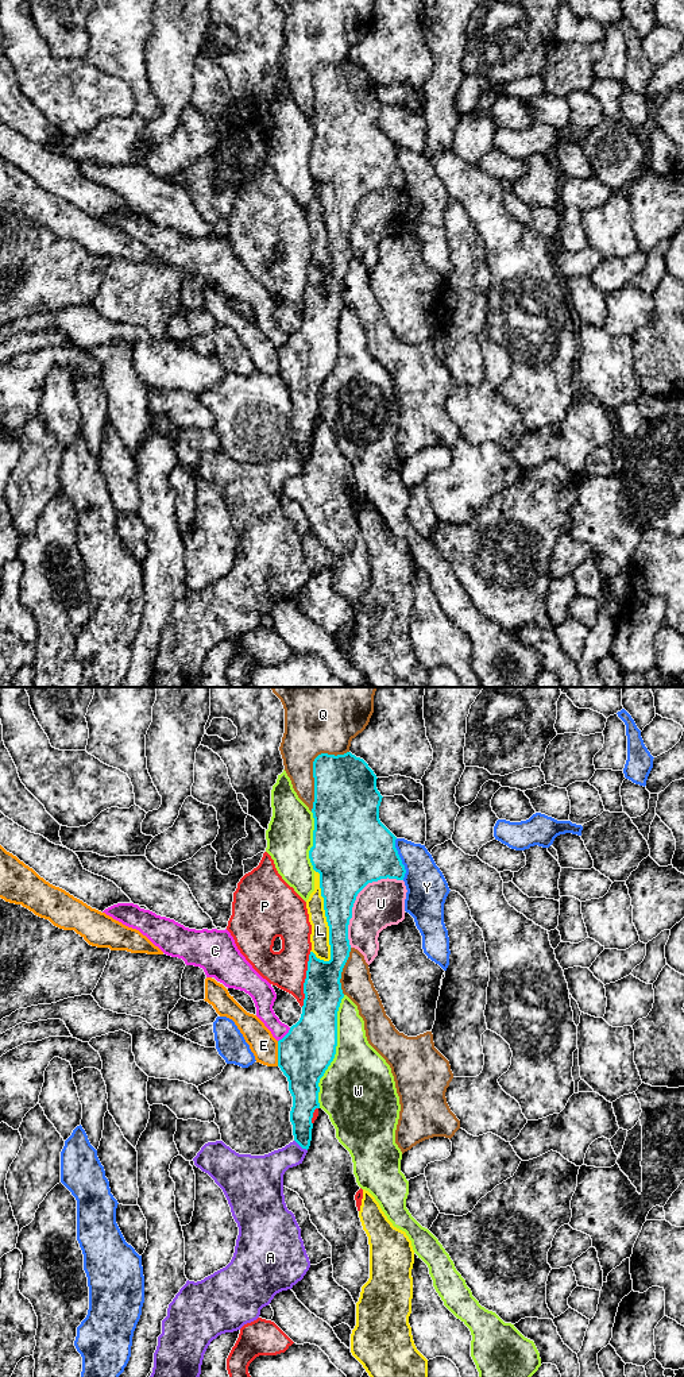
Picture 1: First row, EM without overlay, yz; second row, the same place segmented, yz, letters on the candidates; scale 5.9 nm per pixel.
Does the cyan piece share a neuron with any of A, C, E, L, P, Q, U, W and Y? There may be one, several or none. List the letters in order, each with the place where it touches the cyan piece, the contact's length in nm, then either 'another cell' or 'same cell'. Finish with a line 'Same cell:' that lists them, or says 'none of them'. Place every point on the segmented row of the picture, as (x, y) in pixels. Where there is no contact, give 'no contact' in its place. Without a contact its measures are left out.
A: contact yz (301, 1146); length 100 nm; same cell
C: contact yz (286, 1034); length 120 nm; another cell
E: contact yz (278, 1053); length 150 nm; another cell
L: contact yz (325, 915); length 550 nm; another cell
P: contact yz (305, 979); length 340 nm; another cell
Q: contact yz (313, 768); length 420 nm; another cell
U: contact yz (355, 898); length 500 nm; another cell
W: contact yz (335, 1052); length 700 nm; another cell
Y: contact yz (400, 859); length 260 nm; another cell
Same cell: A

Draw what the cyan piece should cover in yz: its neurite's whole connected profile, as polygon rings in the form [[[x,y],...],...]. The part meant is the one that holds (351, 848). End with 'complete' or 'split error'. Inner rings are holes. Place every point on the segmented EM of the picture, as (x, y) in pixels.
[[[347,752],[344,755],[321,753],[313,761],[314,802],[313,802],[313,846],[309,859],[313,869],[320,873],[321,896],[329,926],[331,960],[324,961],[309,954],[306,979],[304,983],[304,1006],[300,1021],[278,1041],[278,1066],[287,1077],[289,1091],[293,1096],[290,1122],[294,1141],[282,1149],[264,1156],[239,1154],[223,1141],[205,1143],[193,1158],[194,1165],[208,1173],[223,1189],[232,1216],[239,1227],[235,1253],[231,1262],[201,1281],[186,1281],[169,1304],[167,1316],[162,1320],[162,1334],[154,1353],[154,1368],[150,1377],[200,1377],[204,1354],[213,1339],[225,1332],[240,1330],[244,1324],[256,1320],[260,1310],[271,1303],[282,1291],[291,1289],[304,1278],[310,1268],[301,1228],[291,1211],[287,1210],[283,1195],[283,1174],[289,1168],[302,1164],[312,1141],[312,1118],[320,1108],[320,1079],[331,1065],[337,1046],[337,1011],[344,998],[341,990],[341,972],[349,957],[348,925],[358,894],[372,882],[380,879],[403,880],[406,869],[395,848],[397,837],[380,822],[379,806],[382,795],[376,788],[376,775],[368,764]]] | split error

